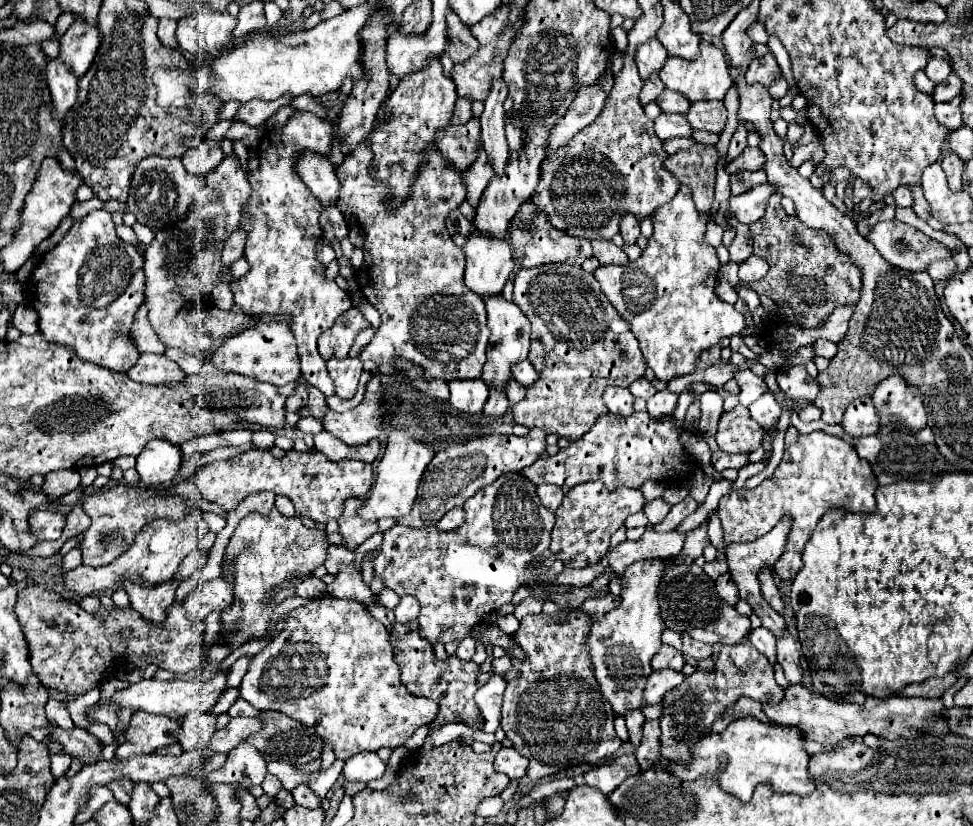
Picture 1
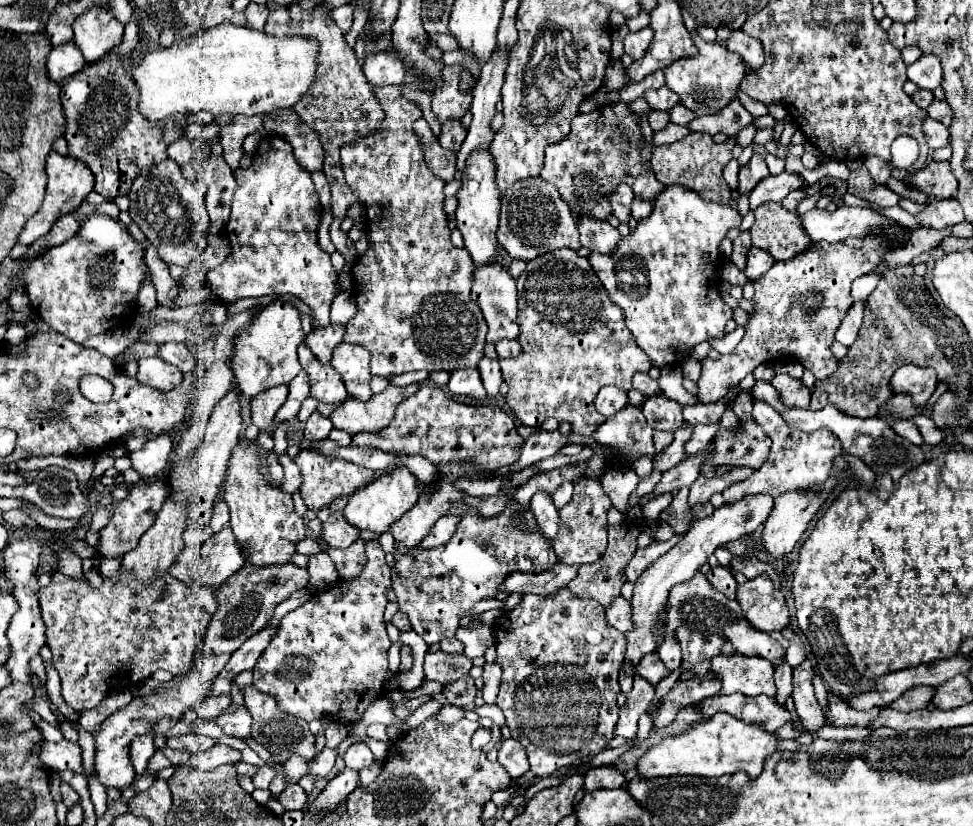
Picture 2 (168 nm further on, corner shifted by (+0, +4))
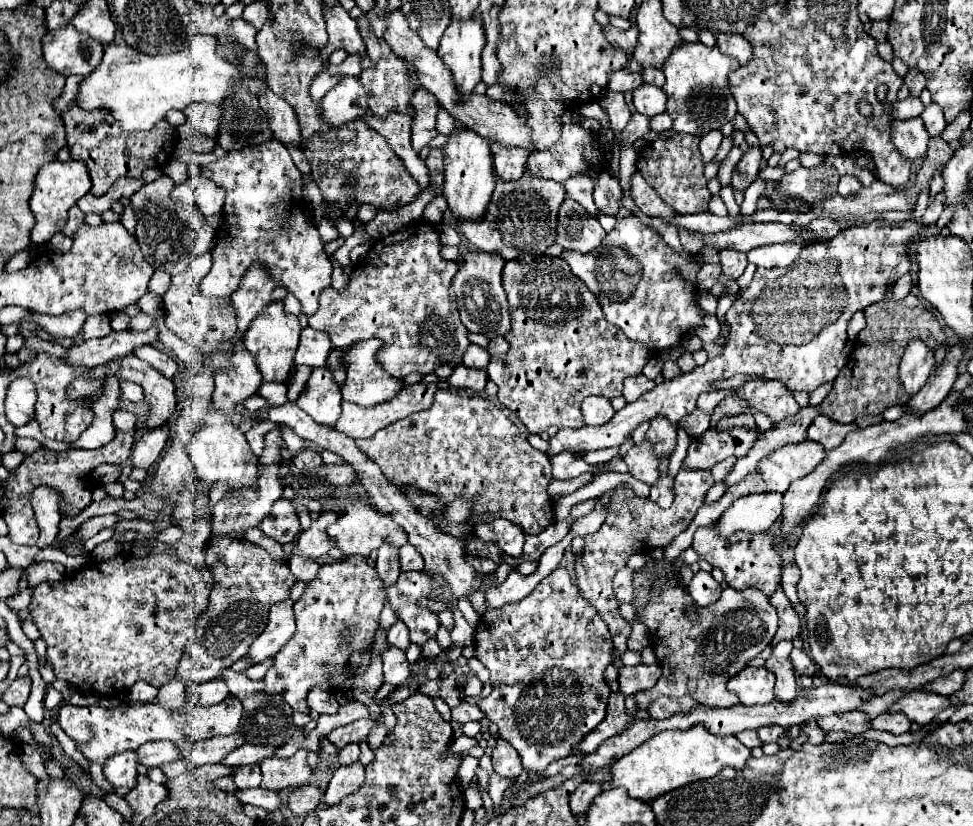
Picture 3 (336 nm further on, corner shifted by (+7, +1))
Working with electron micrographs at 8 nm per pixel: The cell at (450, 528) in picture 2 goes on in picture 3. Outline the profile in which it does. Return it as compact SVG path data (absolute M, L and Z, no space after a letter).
M405 543L399 549L399 559L401 559L401 571L423 571L423 557L411 543Z

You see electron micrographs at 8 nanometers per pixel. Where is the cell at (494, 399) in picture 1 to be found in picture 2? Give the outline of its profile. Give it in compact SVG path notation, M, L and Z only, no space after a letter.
M484 356L478 364L478 370L480 370L480 376L482 376L482 382L484 382L484 388L486 388L488 396L490 398L498 396L498 390L500 390L500 384L502 384L498 360L492 360L492 358Z

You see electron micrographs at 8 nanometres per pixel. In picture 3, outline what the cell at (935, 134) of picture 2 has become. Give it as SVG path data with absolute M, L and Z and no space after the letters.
M907 119L893 123L893 143L899 149L899 153L911 161L921 159L927 153L931 137L925 131L923 119Z

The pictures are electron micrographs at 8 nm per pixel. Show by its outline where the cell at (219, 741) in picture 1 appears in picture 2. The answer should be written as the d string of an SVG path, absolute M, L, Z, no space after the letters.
M184 734L178 738L170 738L166 742L166 746L170 746L172 750L182 750L188 754L200 754L206 752L208 748L212 748L216 742L204 734Z

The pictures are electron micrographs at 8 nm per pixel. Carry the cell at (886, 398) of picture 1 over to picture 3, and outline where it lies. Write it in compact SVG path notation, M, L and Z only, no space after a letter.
M911 339L901 359L901 383L909 395L921 391L931 375L933 363L933 351L921 339Z

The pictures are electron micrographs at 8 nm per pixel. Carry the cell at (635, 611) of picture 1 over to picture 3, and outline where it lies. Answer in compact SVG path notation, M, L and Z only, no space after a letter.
M757 493L737 499L721 519L715 521L717 535L733 535L735 531L763 533L781 515L781 493Z

